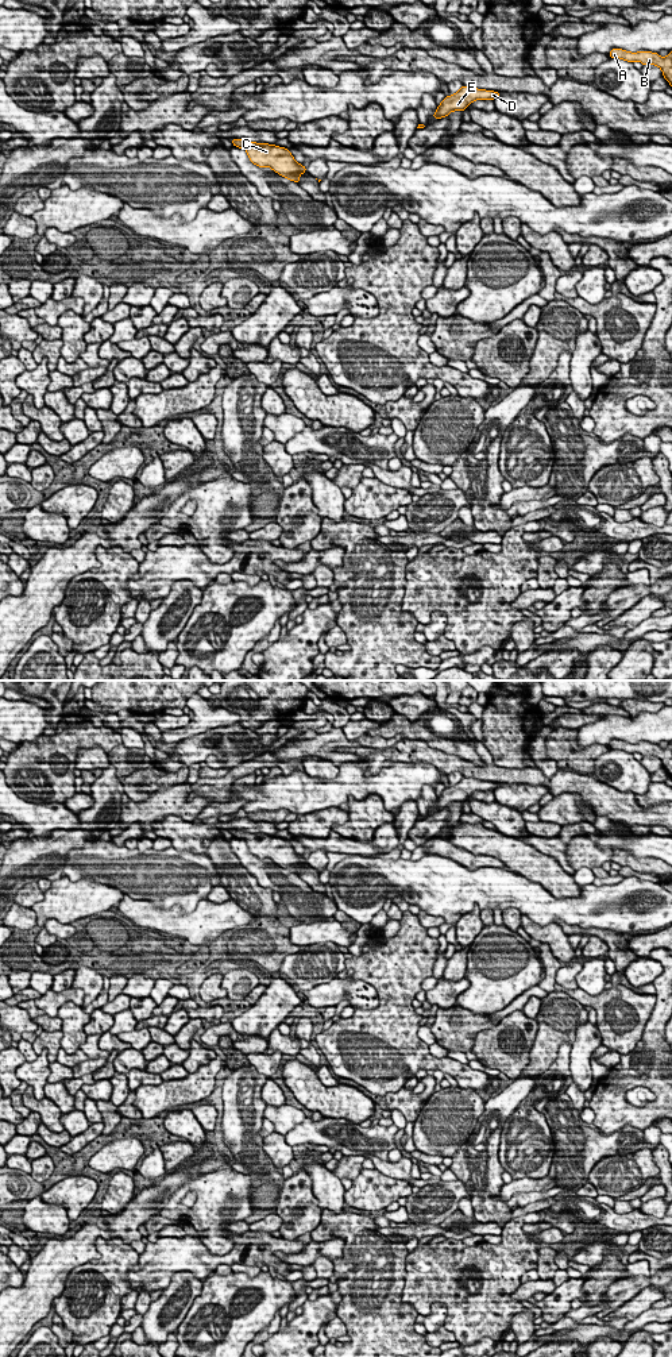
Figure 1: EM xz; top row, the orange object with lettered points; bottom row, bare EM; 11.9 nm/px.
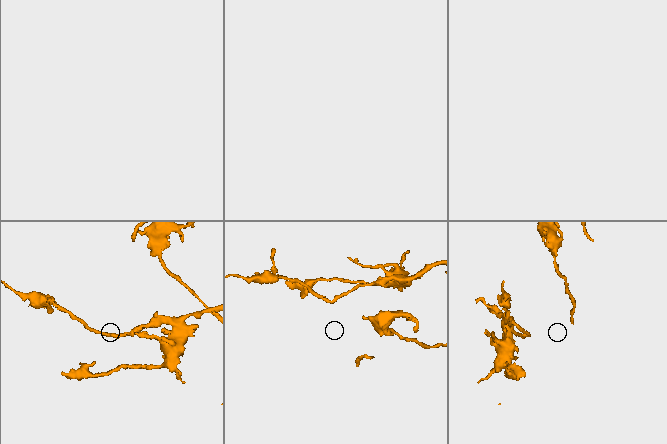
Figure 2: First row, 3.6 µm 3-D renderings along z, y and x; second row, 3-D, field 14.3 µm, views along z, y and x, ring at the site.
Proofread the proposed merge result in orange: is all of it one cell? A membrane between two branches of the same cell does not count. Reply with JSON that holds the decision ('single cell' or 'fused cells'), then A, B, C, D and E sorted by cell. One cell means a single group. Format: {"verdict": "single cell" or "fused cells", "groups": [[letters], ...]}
{"verdict": "single cell", "groups": [["A", "B", "C", "D", "E"]]}

